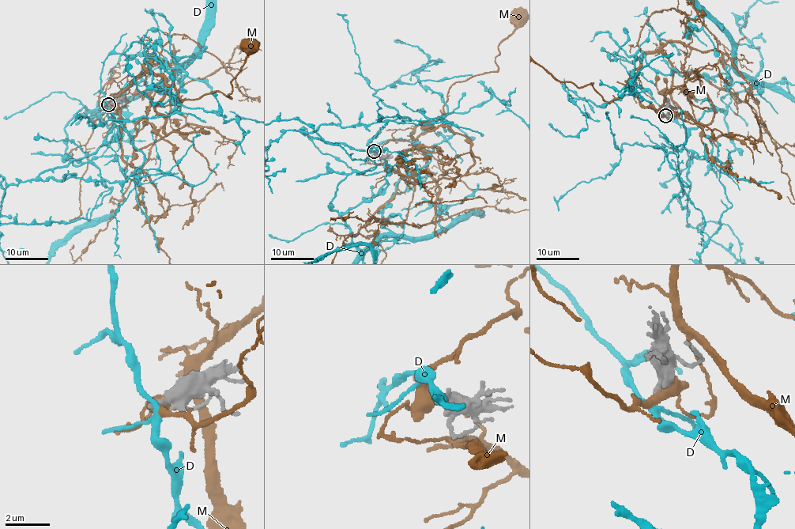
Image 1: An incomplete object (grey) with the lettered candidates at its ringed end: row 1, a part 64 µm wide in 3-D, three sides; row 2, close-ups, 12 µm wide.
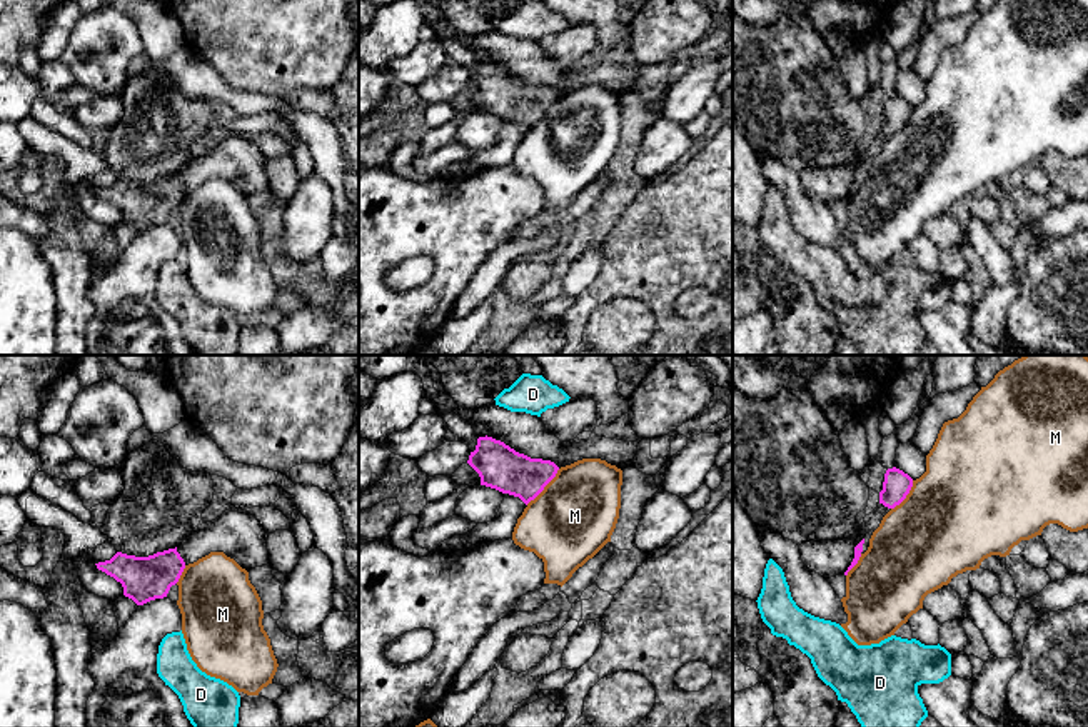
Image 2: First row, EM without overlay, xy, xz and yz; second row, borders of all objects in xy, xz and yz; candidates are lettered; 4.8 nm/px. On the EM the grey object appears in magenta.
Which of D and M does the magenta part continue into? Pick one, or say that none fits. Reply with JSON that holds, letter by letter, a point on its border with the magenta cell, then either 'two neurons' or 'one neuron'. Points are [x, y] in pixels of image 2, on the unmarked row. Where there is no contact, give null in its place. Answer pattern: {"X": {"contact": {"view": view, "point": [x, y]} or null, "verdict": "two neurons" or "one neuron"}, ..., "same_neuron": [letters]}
{"D": {"contact": null, "verdict": "two neurons"}, "M": {"contact": {"view": "xz", "point": [544, 112]}, "verdict": "two neurons"}, "same_neuron": []}

